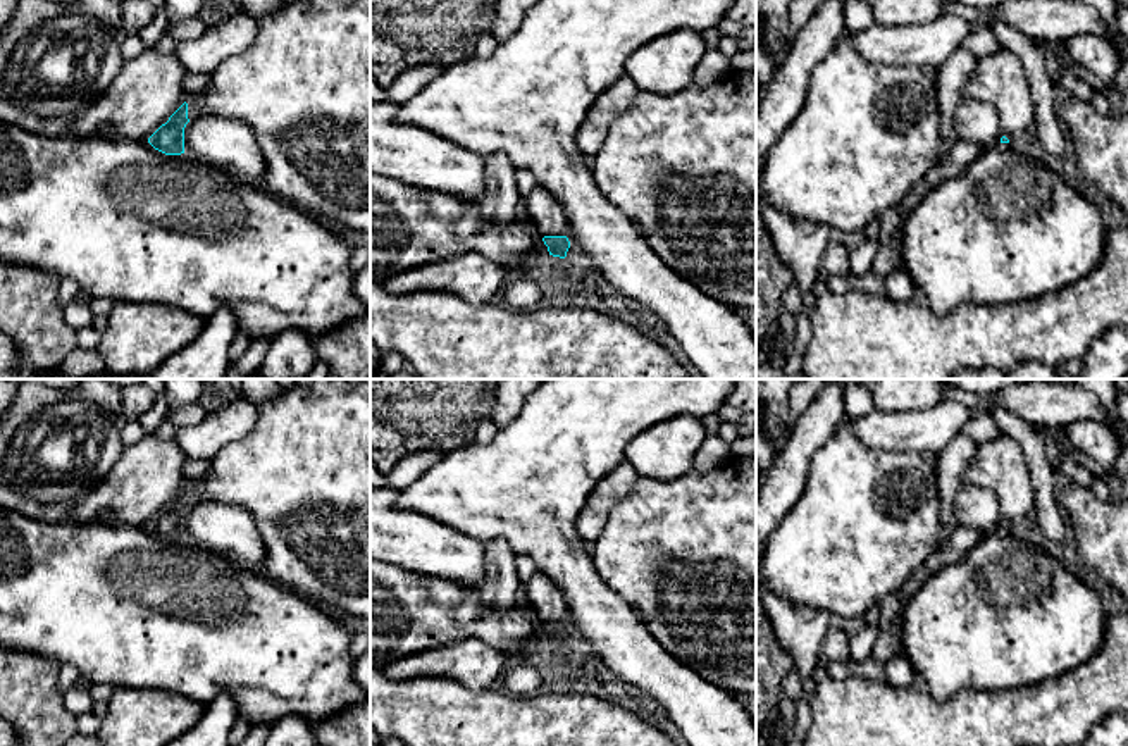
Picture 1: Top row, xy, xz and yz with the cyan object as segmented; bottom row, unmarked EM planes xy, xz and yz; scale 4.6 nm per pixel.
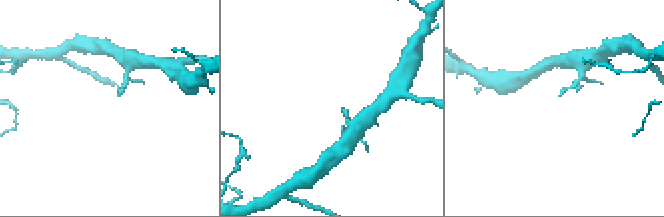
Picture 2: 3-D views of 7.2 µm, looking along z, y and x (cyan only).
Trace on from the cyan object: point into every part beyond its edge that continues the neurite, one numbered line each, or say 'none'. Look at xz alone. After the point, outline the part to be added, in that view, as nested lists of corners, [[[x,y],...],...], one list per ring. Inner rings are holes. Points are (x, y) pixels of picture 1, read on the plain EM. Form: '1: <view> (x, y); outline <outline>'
1: xz (541, 593); outline [[[537,570],[522,591],[544,622],[568,624],[567,601],[542,572]]]

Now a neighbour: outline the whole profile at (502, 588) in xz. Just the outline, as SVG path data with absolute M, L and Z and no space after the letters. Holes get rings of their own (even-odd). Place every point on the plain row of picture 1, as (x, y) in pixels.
M505 541L484 543L486 577L479 589L480 601L493 612L506 612L520 603L524 584L517 575L517 555Z

